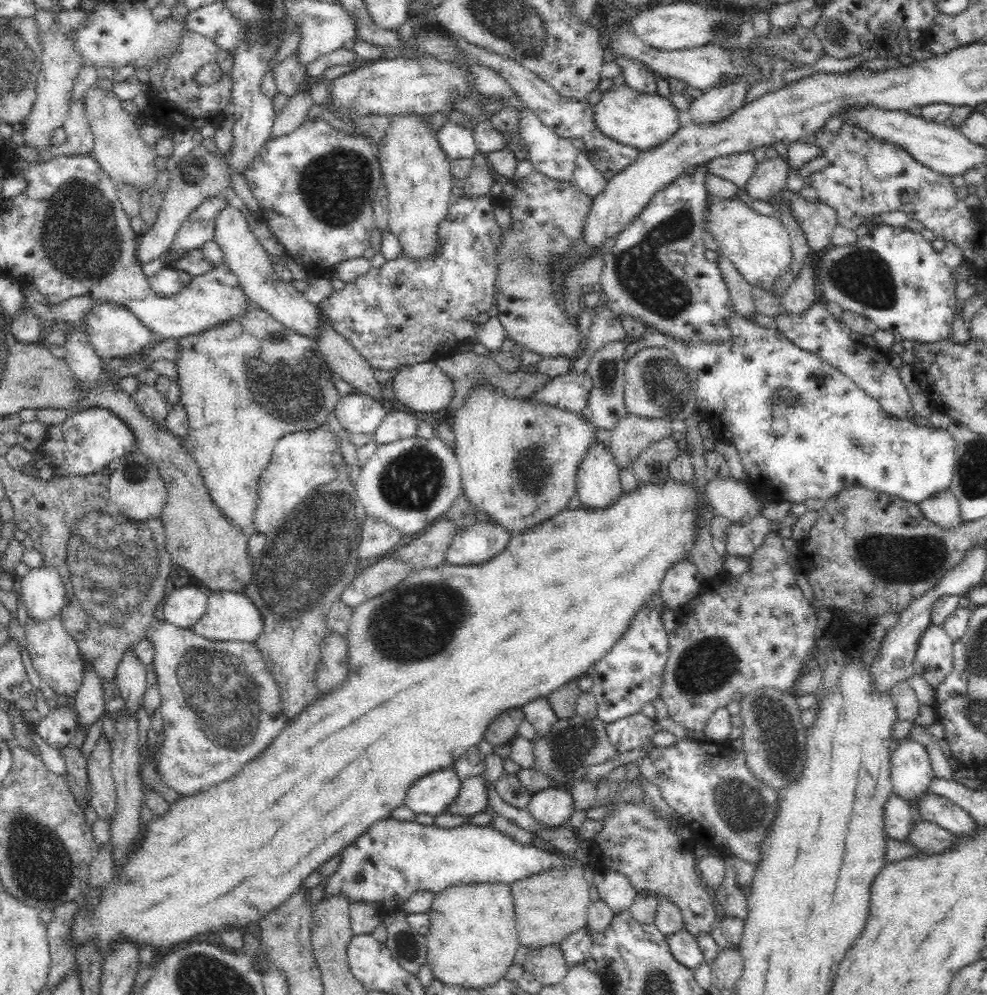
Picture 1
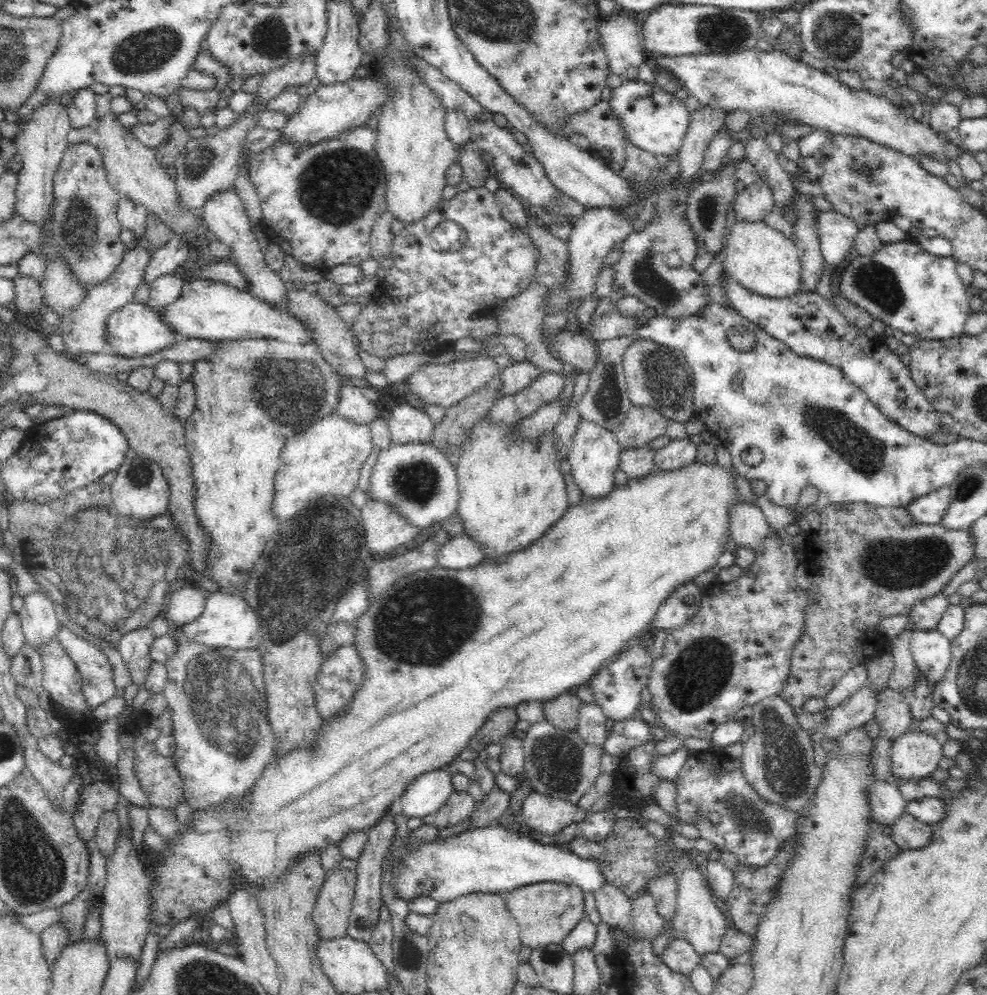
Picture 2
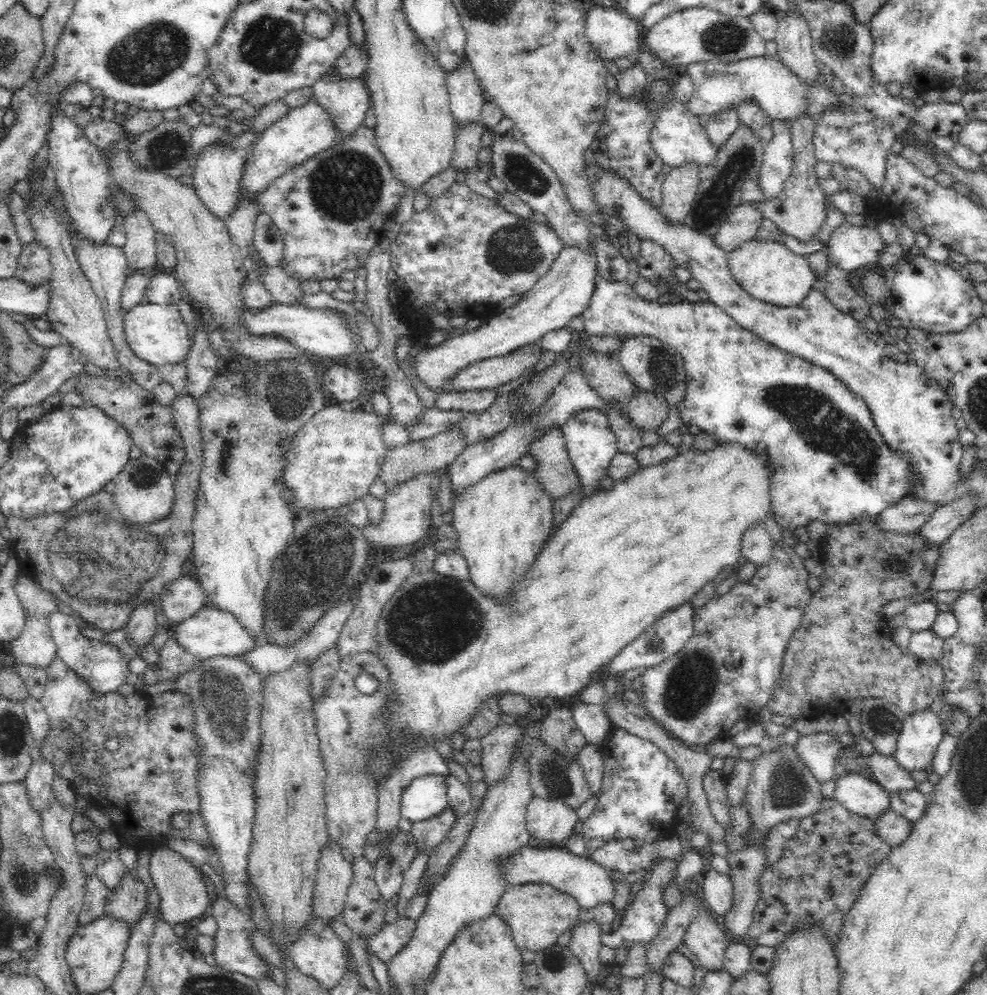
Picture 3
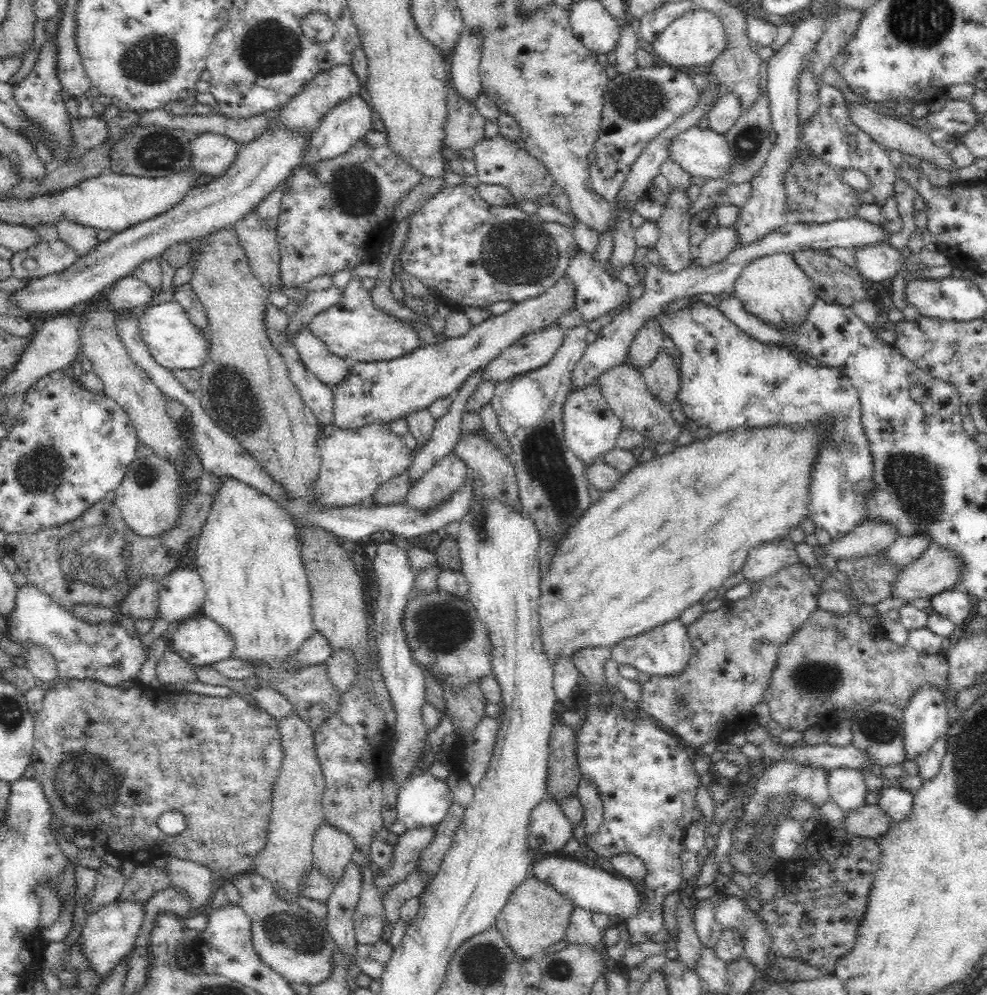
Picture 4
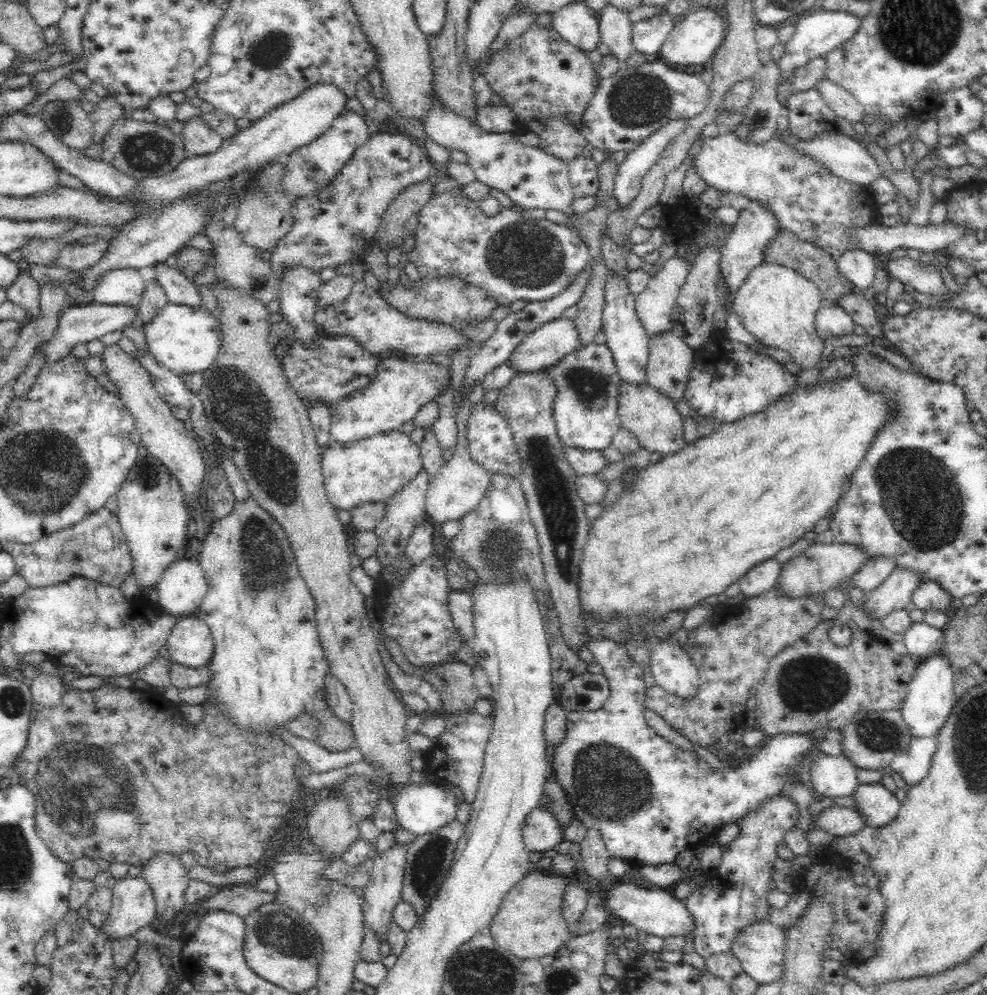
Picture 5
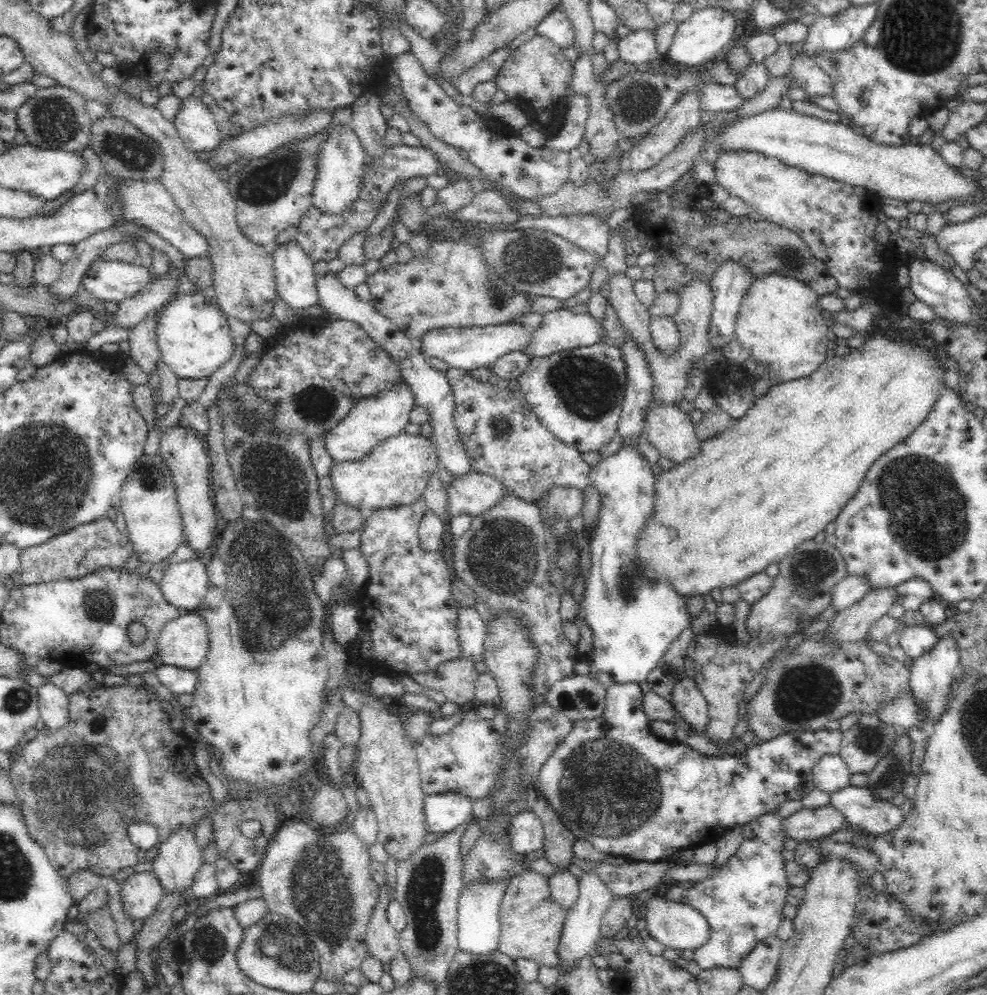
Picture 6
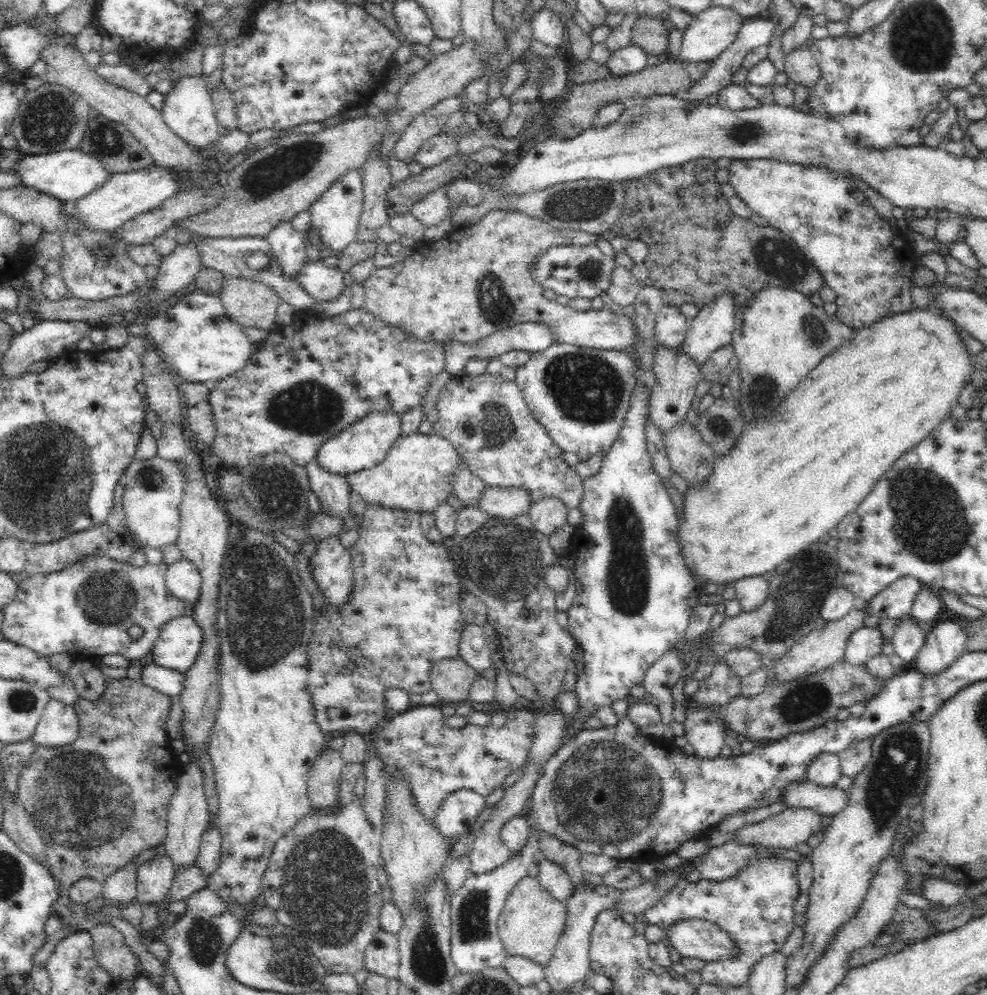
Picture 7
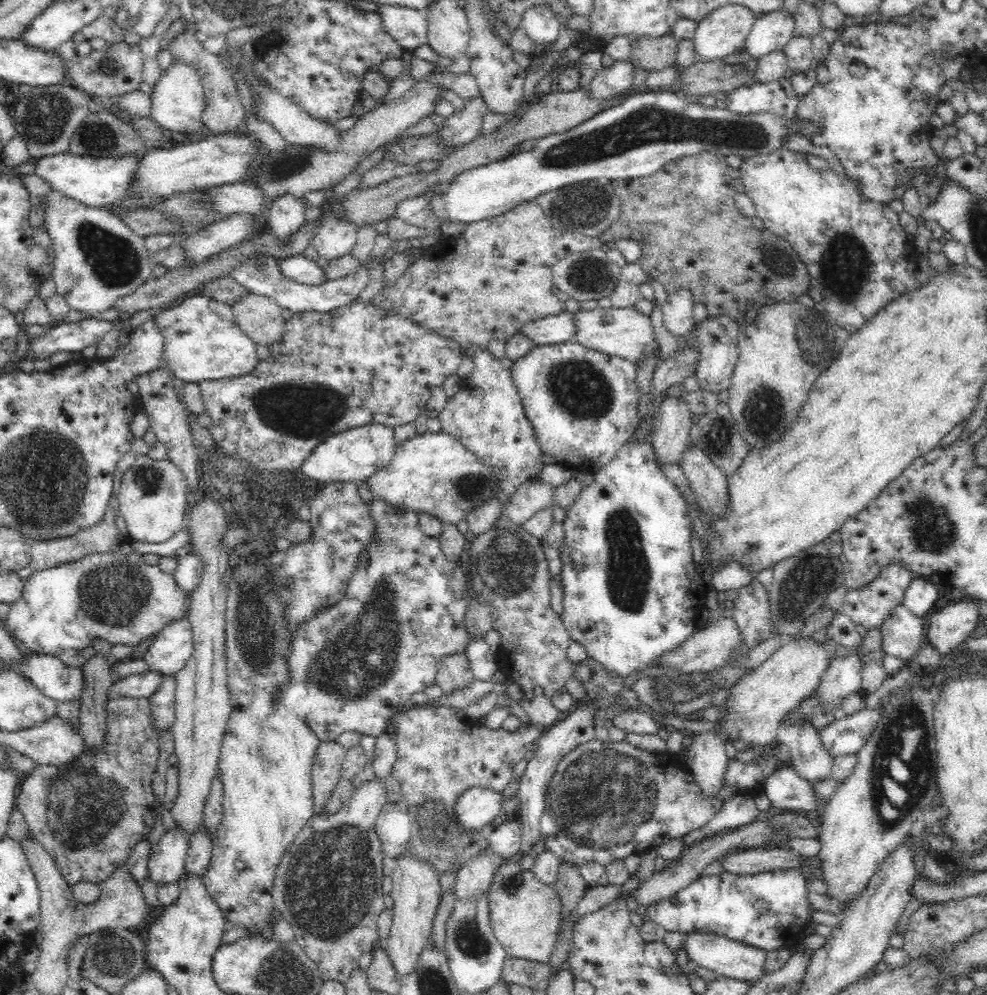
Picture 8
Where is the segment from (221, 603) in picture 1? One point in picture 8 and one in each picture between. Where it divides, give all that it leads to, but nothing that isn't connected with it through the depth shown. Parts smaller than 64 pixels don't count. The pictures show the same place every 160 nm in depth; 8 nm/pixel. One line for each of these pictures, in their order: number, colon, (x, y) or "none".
2: (227, 621)
3: (211, 632)
4: (198, 640)
5: (190, 643)
6: (183, 643)
7: (176, 647)
8: (172, 646)

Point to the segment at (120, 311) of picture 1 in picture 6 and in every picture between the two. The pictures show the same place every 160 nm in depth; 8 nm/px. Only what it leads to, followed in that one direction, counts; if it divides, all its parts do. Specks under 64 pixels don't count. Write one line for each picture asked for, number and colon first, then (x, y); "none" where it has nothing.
2: (136, 330)
3: (157, 334)
4: (176, 344)
5: (186, 340)
6: (193, 337)

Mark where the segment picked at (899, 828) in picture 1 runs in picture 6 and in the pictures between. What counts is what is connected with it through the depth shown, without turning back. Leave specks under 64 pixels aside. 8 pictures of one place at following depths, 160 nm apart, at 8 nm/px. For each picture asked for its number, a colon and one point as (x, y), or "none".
2: (886, 803)
3: (860, 795)
4: (846, 786)
5: (831, 775)
6: (830, 773)

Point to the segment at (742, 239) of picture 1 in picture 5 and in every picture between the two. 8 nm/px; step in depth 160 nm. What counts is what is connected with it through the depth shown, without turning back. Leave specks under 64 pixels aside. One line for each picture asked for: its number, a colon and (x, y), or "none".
2: (761, 259)
3: (767, 270)
4: (773, 288)
5: (776, 305)

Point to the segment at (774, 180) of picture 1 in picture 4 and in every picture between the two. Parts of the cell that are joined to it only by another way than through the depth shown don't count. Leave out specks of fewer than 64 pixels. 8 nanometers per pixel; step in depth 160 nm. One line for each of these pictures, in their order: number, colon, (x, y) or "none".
2: (753, 203)
3: (743, 221)
4: (716, 246)

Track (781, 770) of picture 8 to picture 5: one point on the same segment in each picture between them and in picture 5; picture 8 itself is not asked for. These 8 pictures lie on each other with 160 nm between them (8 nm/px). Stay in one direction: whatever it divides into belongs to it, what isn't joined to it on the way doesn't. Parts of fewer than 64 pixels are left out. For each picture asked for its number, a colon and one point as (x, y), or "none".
5: (878, 806)
6: (862, 810)
7: (805, 795)

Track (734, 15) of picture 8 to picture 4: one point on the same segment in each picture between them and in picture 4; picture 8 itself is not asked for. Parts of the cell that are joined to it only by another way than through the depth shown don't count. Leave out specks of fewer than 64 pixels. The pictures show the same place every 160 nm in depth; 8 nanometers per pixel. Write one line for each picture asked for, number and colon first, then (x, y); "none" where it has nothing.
4: (696, 38)
5: (694, 40)
6: (706, 33)
7: (712, 31)

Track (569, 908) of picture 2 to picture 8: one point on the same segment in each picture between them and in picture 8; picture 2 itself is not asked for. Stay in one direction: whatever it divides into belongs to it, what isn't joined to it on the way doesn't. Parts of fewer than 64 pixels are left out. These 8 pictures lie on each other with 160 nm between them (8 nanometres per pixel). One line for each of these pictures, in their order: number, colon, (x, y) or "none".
3: (536, 914)
4: (536, 916)
5: (529, 923)
6: (532, 922)
7: (531, 921)
8: (524, 913)

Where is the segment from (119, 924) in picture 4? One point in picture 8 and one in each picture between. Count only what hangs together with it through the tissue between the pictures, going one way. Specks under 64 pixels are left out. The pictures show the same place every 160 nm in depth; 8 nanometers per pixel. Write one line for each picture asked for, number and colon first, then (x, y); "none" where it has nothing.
5: (133, 906)
6: (141, 893)
7: (155, 877)
8: (167, 863)

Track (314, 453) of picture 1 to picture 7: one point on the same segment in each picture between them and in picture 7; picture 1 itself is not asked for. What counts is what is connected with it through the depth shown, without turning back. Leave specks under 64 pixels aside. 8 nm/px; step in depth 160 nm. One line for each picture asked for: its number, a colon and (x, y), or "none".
2: (327, 457)
3: (336, 456)
4: (354, 463)
5: (372, 470)
6: (396, 472)
7: (417, 474)

